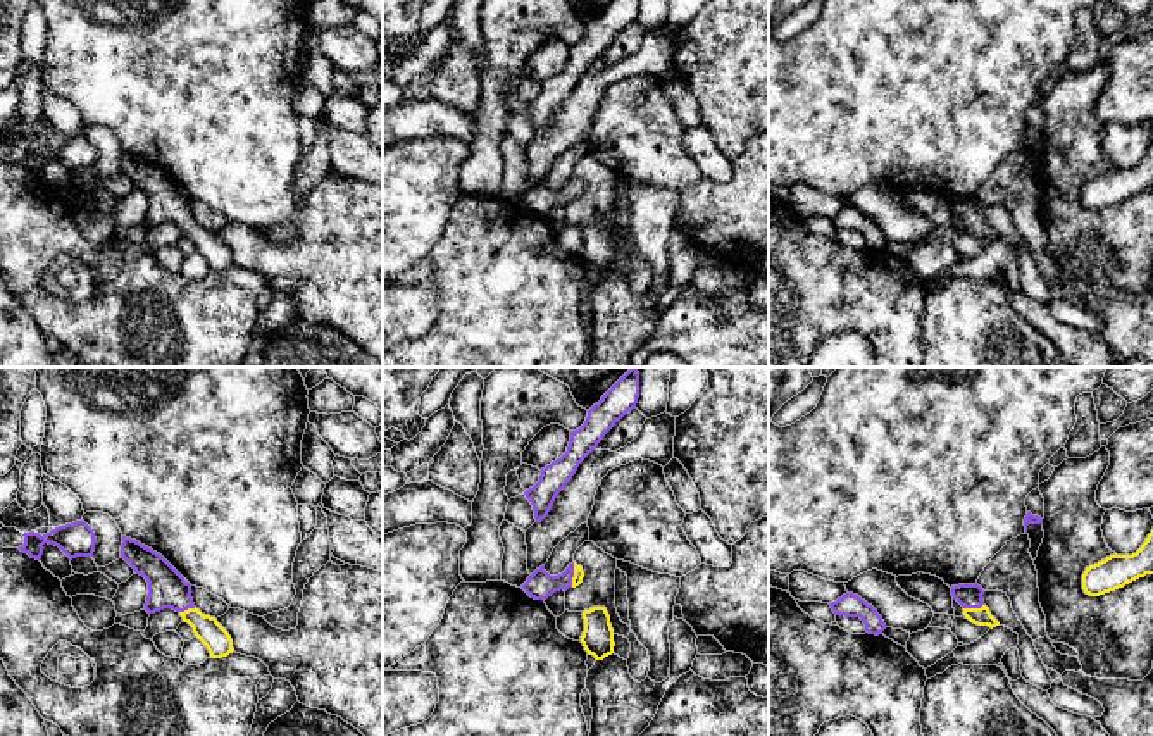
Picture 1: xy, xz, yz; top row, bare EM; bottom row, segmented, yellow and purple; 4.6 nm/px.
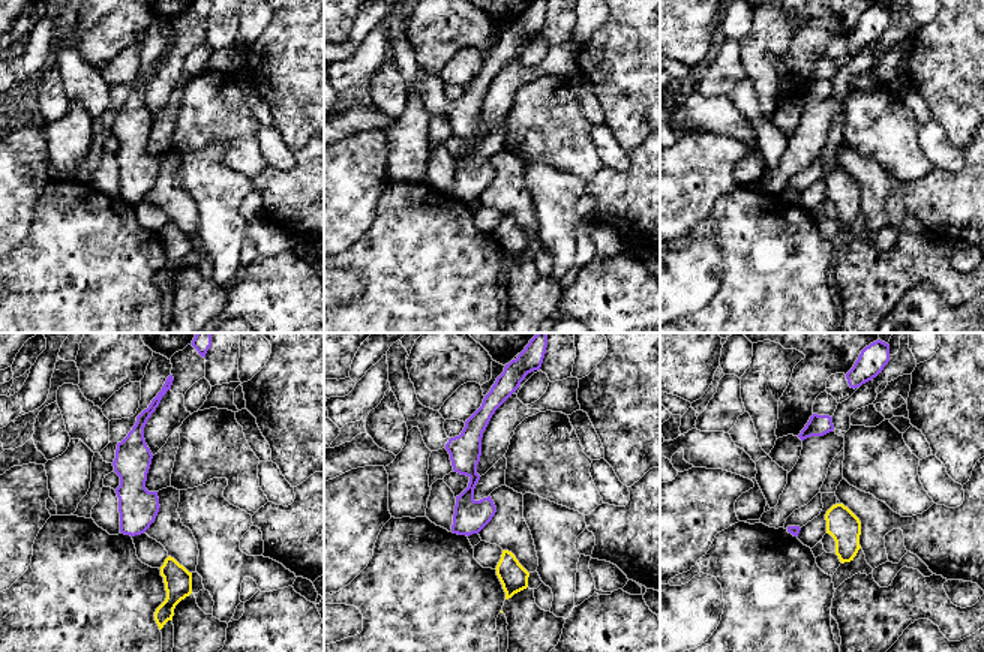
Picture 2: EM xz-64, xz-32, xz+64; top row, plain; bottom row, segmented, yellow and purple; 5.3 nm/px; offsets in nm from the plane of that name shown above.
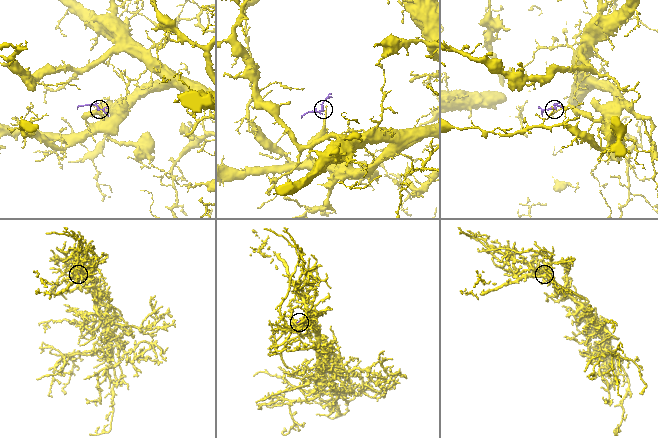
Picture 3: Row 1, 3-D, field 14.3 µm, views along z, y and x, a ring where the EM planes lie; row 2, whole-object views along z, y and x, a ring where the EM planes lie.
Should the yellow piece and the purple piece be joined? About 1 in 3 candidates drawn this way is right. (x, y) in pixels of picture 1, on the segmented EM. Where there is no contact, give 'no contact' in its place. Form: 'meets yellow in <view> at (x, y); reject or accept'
meets yellow in xz at (574, 574); accept

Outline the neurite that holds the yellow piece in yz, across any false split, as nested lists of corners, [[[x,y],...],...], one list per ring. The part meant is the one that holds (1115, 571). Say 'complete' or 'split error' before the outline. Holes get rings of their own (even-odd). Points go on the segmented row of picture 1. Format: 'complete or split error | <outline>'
complete | [[[1153,529],[1136,553],[1115,553],[1086,567],[1082,574],[1082,589],[1089,596],[1100,596],[1124,588],[1146,574],[1153,574]]]

